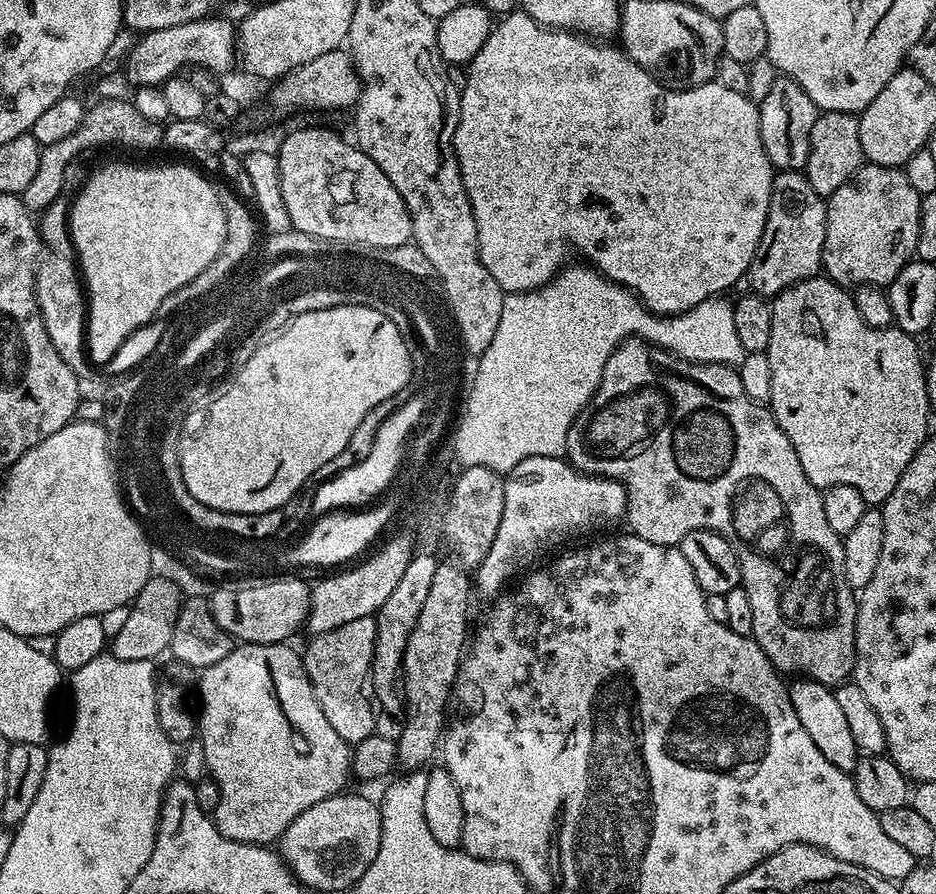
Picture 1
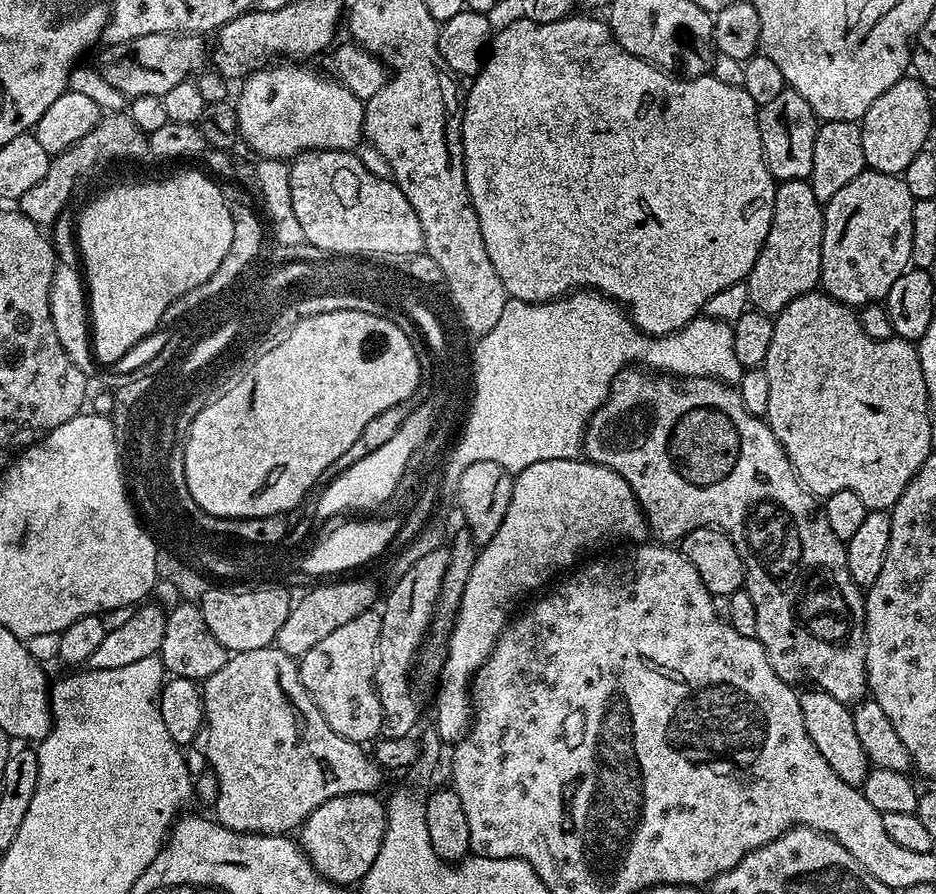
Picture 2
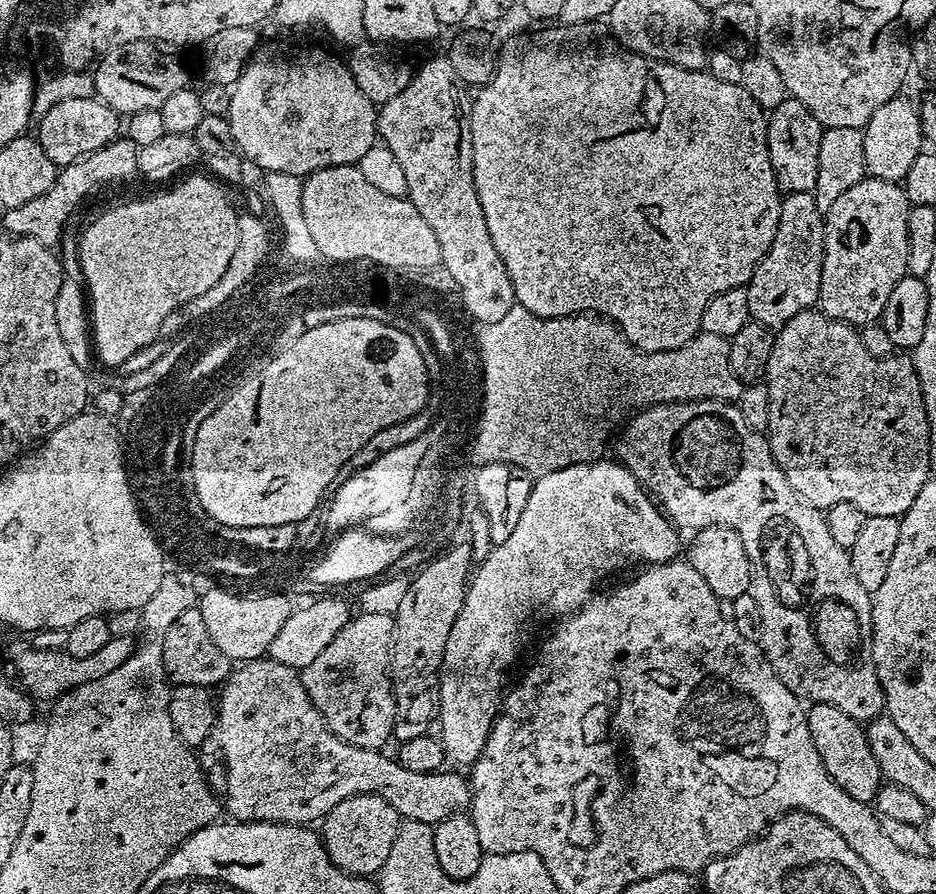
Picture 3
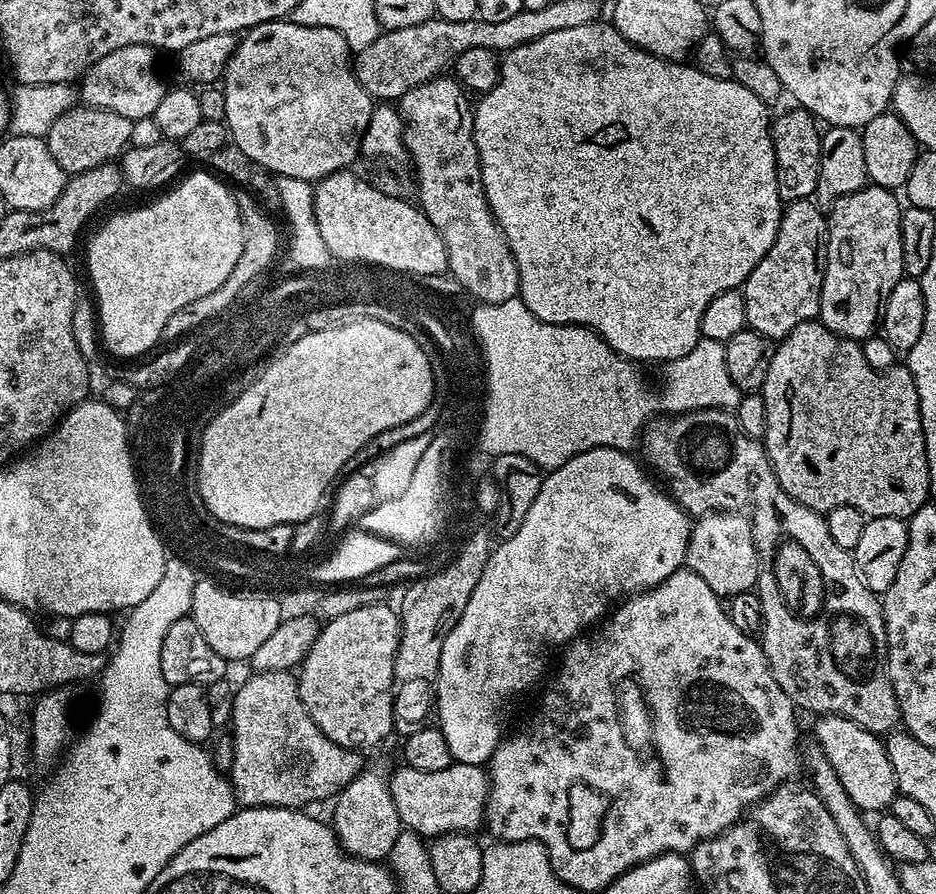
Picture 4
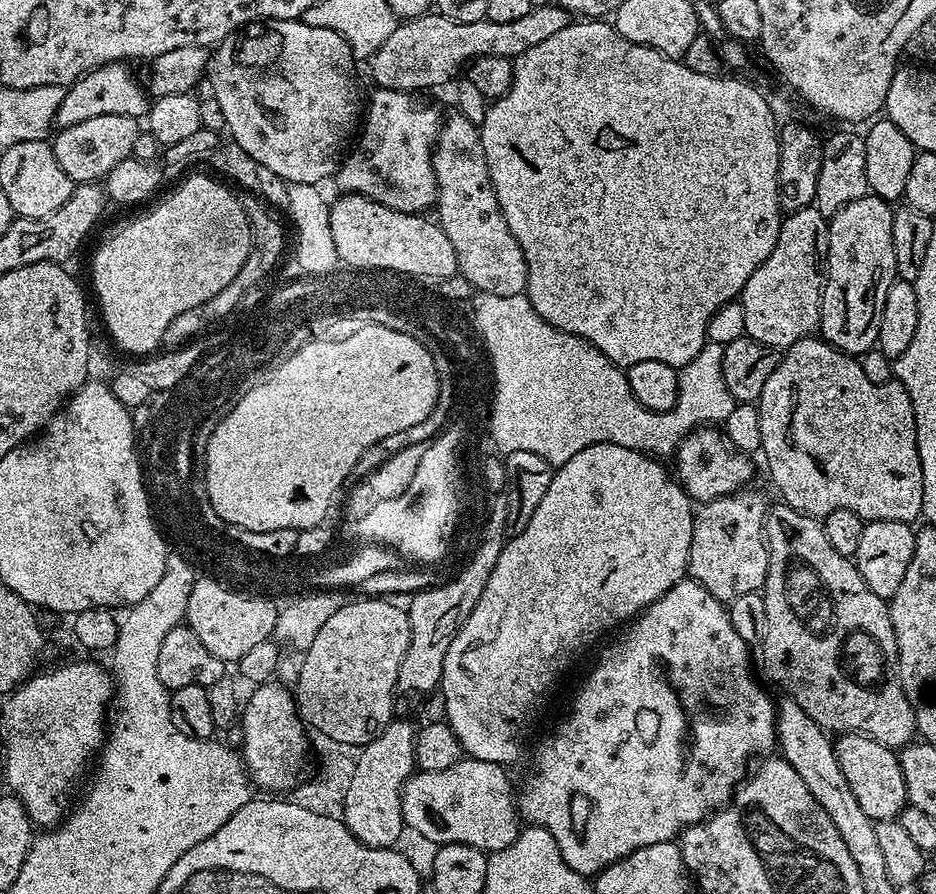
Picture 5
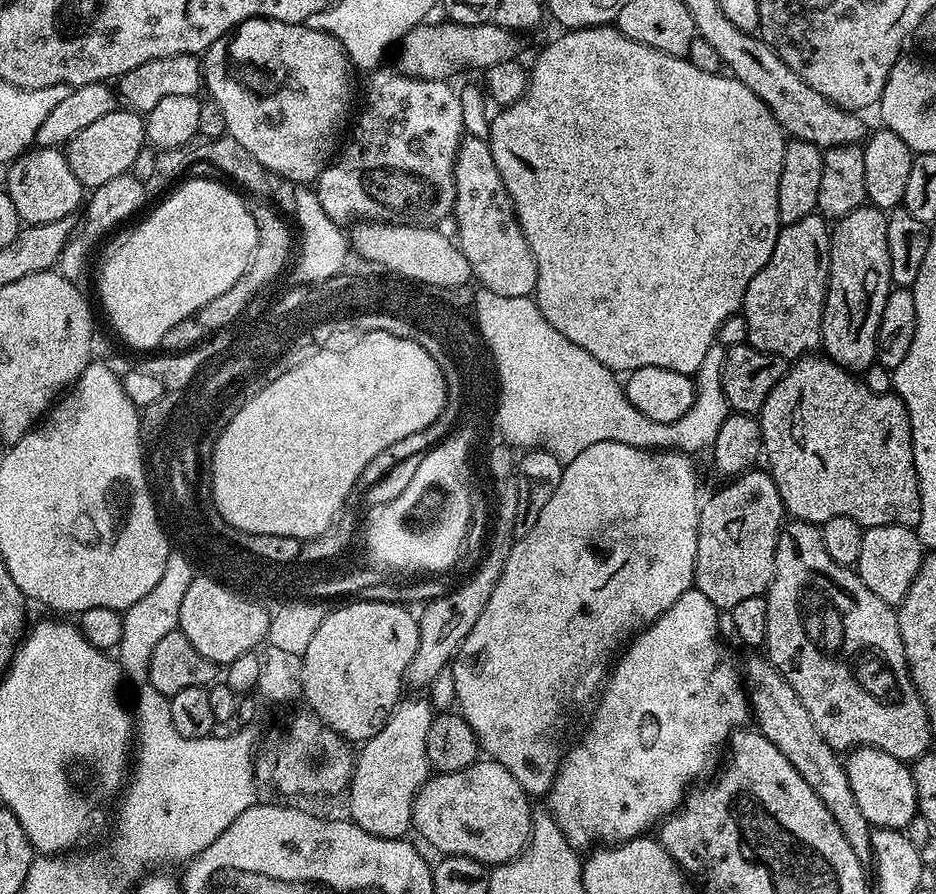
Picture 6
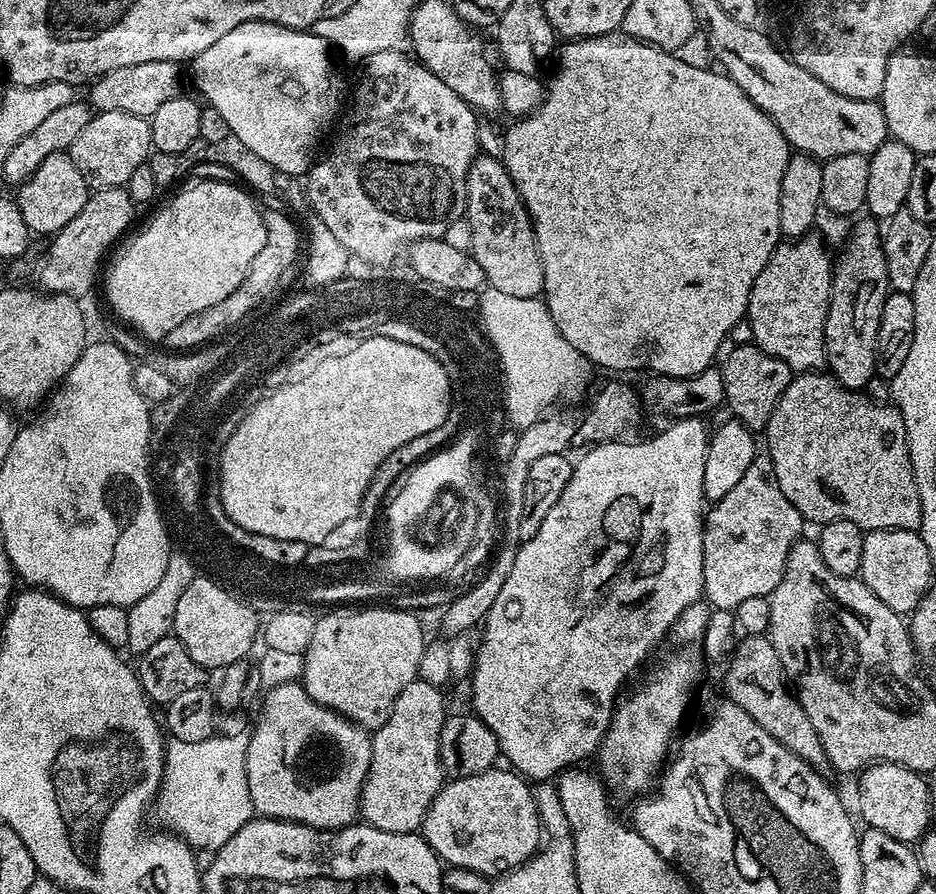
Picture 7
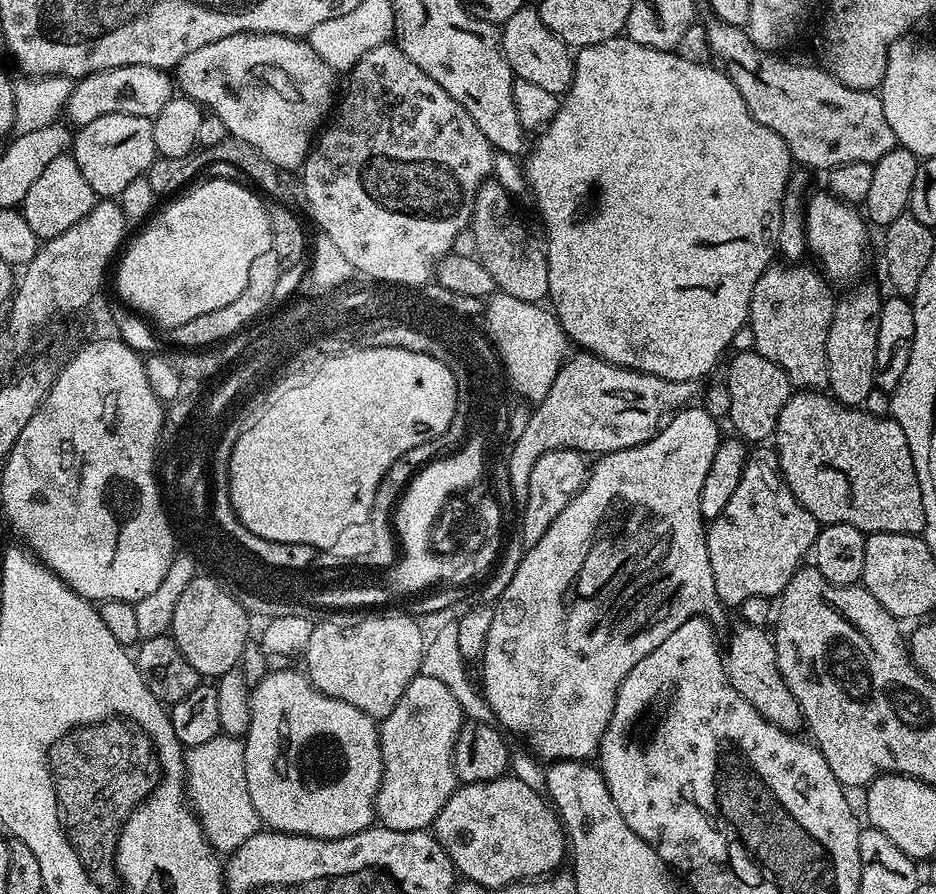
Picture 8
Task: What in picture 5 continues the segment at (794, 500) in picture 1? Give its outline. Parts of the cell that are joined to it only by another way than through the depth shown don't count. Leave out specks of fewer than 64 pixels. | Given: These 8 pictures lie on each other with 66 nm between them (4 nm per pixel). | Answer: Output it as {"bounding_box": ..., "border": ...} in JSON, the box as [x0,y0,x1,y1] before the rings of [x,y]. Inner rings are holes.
{"bounding_box":[674,426,917,750],"border":[[[701,426],[689,432],[676,447],[674,472],[693,501],[716,500],[720,496],[741,491],[747,485],[744,483],[752,476],[752,459],[749,453],[734,450],[719,427]],[[780,502],[769,507],[768,515],[764,517],[764,541],[768,543],[768,569],[766,570],[766,582],[762,589],[764,601],[766,602],[766,638],[762,645],[764,651],[764,664],[768,667],[768,676],[784,691],[787,699],[798,702],[818,726],[832,734],[843,734],[845,732],[860,732],[864,736],[874,738],[885,744],[887,748],[899,750],[906,744],[913,743],[917,735],[916,730],[916,709],[913,708],[910,698],[900,685],[900,679],[896,673],[896,639],[894,638],[894,626],[888,613],[889,601],[883,600],[862,578],[855,563],[849,557],[838,554],[830,546],[830,538],[826,538],[826,530],[823,523],[815,516],[804,516],[798,510],[789,508],[787,504]]]}

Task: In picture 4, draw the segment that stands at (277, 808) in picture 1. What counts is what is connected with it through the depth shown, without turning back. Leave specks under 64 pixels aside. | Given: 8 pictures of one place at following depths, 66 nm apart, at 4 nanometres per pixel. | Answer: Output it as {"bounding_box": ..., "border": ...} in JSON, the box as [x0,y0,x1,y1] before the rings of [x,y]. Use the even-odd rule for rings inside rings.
{"bounding_box":[230,671,488,838],"border":[[[291,671],[256,672],[237,690],[236,697],[232,700],[232,772],[230,771],[230,779],[232,781],[232,791],[236,794],[237,805],[246,808],[307,809],[309,807],[307,804],[312,804],[315,800],[324,800],[328,795],[331,797],[333,794],[339,793],[340,789],[349,784],[354,777],[359,776],[362,771],[360,756],[359,751],[340,748],[334,742],[330,742],[330,738],[326,738],[326,734],[322,734],[322,730],[318,730],[314,718],[310,718],[310,714],[300,697],[300,686],[297,677]],[[453,762],[446,770],[414,770],[400,766],[393,776],[387,777],[388,789],[394,798],[401,825],[407,831],[421,838],[444,836],[447,832],[475,833],[476,827],[484,824],[484,807],[488,801],[488,773],[478,764],[458,764]]]}

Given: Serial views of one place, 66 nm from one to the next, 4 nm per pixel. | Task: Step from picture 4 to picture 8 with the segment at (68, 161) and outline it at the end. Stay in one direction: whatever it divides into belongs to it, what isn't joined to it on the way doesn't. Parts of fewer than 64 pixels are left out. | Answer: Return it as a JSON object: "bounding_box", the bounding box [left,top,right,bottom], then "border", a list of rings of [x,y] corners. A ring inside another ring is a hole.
{"bounding_box":[70,114,156,198],"border":[[[106,114],[89,124],[79,125],[72,137],[70,154],[78,162],[78,170],[100,198],[119,198],[134,178],[145,175],[156,160],[152,121],[146,116]]]}

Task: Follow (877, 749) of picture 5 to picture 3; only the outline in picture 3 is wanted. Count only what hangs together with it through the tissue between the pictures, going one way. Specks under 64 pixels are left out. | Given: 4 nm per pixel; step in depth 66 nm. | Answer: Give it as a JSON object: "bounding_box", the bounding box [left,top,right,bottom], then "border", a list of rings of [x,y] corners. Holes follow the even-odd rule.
{"bounding_box":[807,704,882,804],"border":[[[812,704],[807,713],[810,738],[814,738],[814,746],[818,750],[818,758],[822,758],[822,766],[826,766],[826,774],[830,774],[830,778],[850,794],[850,798],[858,798],[858,802],[863,804],[875,801],[882,777],[870,750],[870,742],[866,742],[865,725],[850,718],[850,714],[842,714],[838,706],[829,704]]]}

